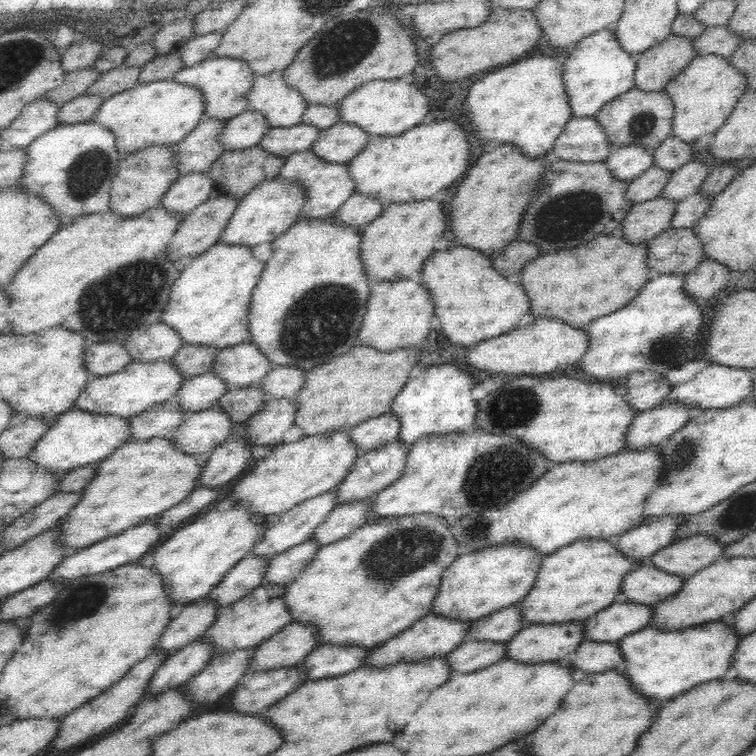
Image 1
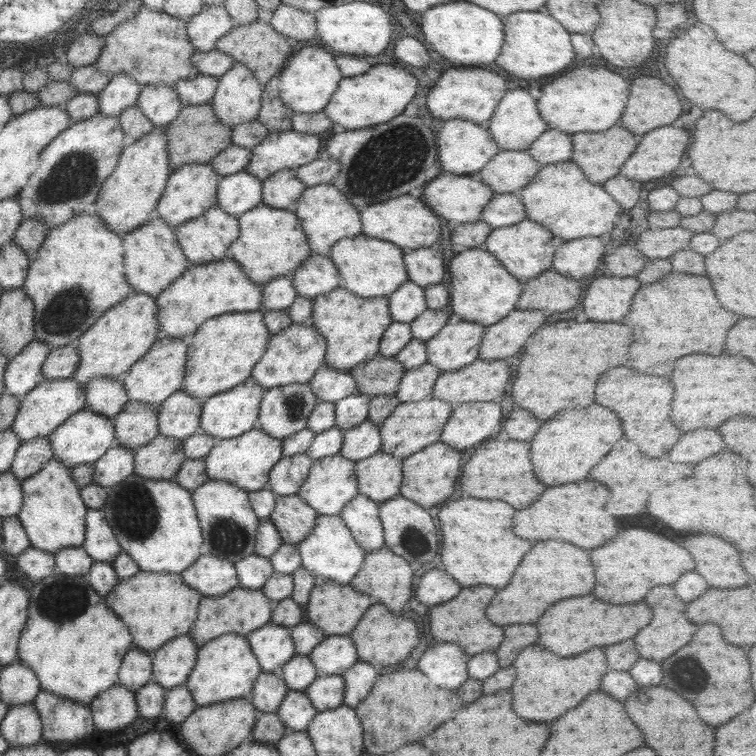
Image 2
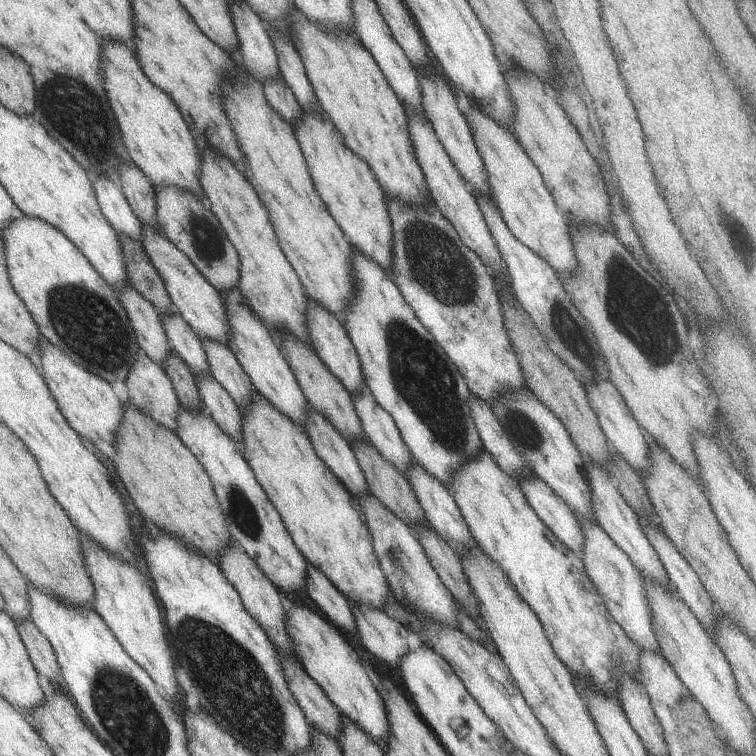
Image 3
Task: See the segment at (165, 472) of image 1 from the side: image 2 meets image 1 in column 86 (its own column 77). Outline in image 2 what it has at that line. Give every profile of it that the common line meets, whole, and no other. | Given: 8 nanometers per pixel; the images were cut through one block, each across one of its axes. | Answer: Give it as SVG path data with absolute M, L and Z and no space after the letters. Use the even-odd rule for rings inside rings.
M55 459L48 460L35 474L24 478L20 487L22 505L16 520L25 531L31 547L53 554L59 549L82 545L88 508L81 500L80 488L73 482L68 466Z

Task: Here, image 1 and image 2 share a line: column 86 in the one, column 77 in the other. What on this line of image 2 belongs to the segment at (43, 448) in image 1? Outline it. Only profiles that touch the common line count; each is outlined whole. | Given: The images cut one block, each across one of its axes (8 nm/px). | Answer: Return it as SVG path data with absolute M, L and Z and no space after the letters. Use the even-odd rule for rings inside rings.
M83 409L69 416L51 434L48 434L47 444L49 444L52 459L58 460L72 469L77 465L90 465L99 459L115 444L113 437L114 430L111 419L97 416L97 414Z

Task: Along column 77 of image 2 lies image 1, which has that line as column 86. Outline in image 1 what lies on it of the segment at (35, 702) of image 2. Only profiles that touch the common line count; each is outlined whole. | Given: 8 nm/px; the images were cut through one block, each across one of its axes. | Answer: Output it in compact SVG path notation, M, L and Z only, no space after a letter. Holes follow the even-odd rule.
M155 652L149 658L146 658L142 662L132 666L128 671L128 674L121 678L116 684L110 686L108 690L102 692L96 696L96 698L90 700L74 710L74 712L68 714L62 720L62 730L60 730L60 736L50 744L50 748L70 748L70 746L76 746L84 740L90 740L94 736L98 736L100 732L117 726L120 724L128 713L131 713L135 706L142 701L142 696L146 694L152 678L156 676L158 668L164 666L164 662L168 661L172 656L173 652Z

